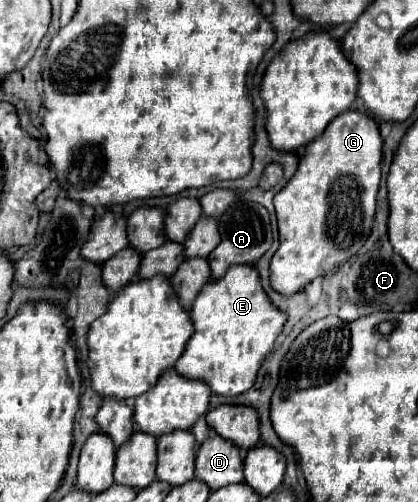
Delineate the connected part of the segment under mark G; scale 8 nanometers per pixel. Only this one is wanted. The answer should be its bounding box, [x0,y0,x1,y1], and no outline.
[271,110,383,296]

